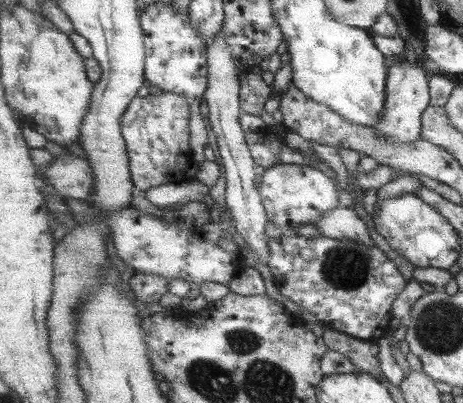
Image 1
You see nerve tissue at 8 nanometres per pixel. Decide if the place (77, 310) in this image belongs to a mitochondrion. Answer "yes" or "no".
no

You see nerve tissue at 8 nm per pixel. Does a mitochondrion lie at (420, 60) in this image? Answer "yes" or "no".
no

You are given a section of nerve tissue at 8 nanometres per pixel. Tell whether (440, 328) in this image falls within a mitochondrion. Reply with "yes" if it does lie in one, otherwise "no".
yes

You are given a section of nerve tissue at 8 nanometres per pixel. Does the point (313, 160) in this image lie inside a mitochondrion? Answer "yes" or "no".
no

